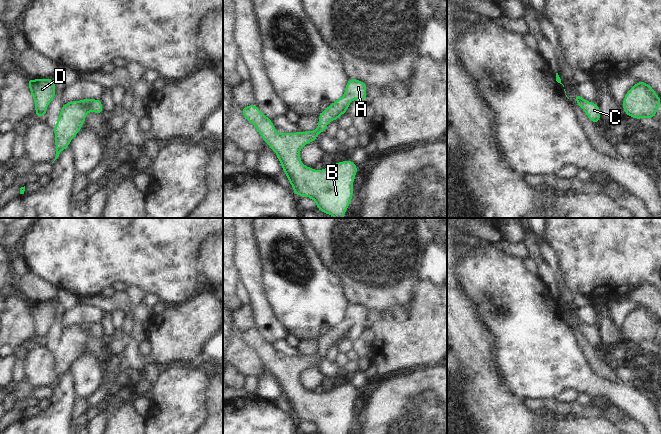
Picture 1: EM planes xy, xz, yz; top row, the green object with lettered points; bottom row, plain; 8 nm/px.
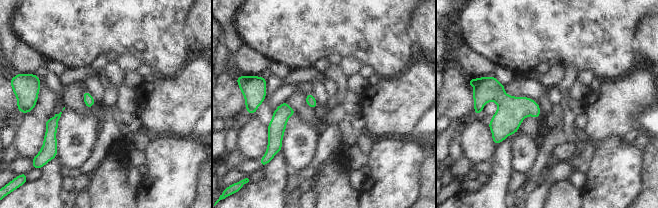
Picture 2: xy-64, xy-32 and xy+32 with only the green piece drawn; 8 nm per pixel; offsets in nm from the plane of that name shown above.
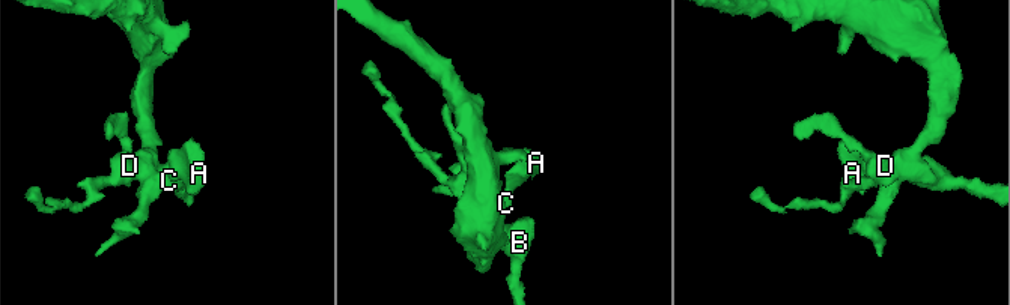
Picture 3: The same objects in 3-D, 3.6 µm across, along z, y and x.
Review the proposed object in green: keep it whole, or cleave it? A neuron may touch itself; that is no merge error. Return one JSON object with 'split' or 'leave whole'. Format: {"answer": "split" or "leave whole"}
{"answer": "leave whole"}

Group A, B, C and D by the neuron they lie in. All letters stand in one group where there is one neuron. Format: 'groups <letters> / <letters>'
groups A B C D

